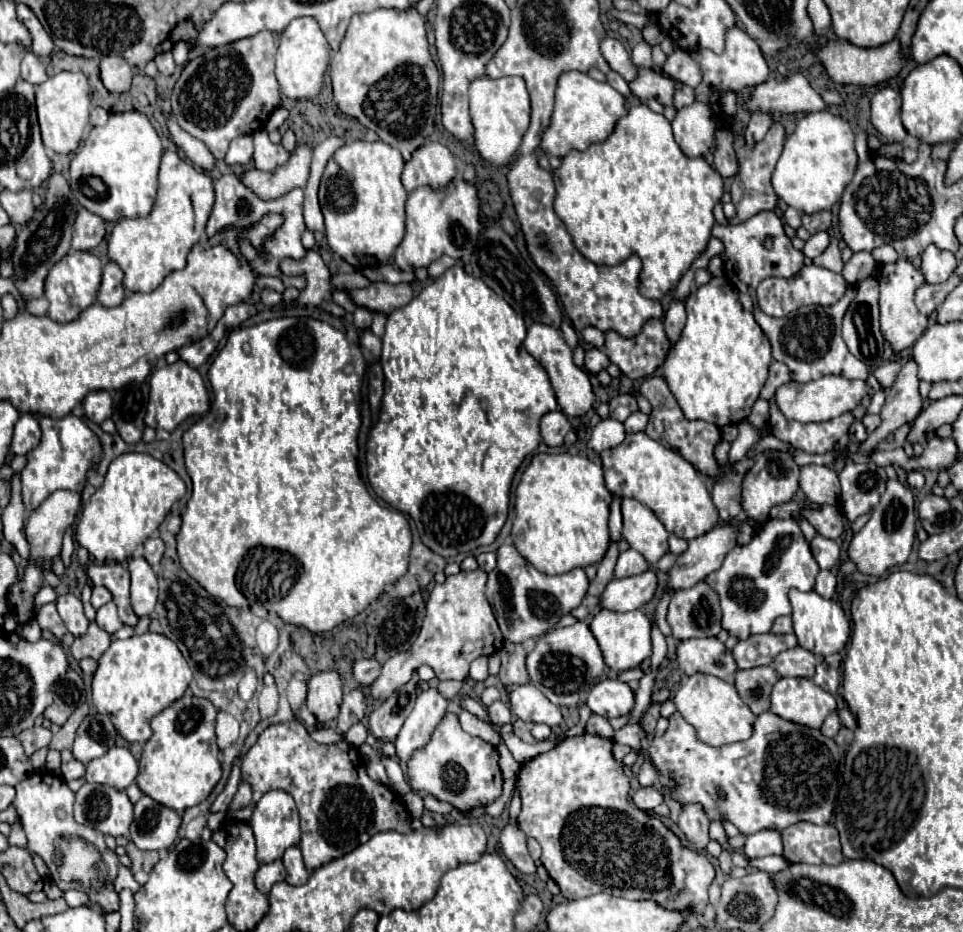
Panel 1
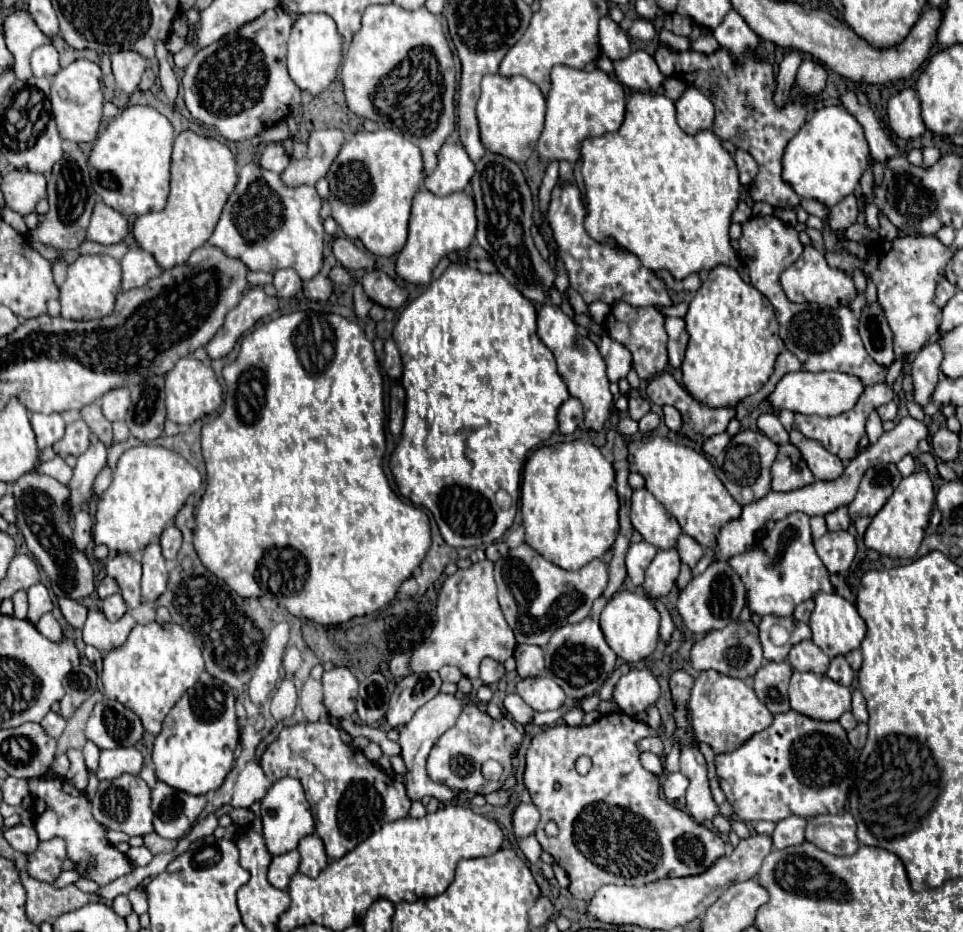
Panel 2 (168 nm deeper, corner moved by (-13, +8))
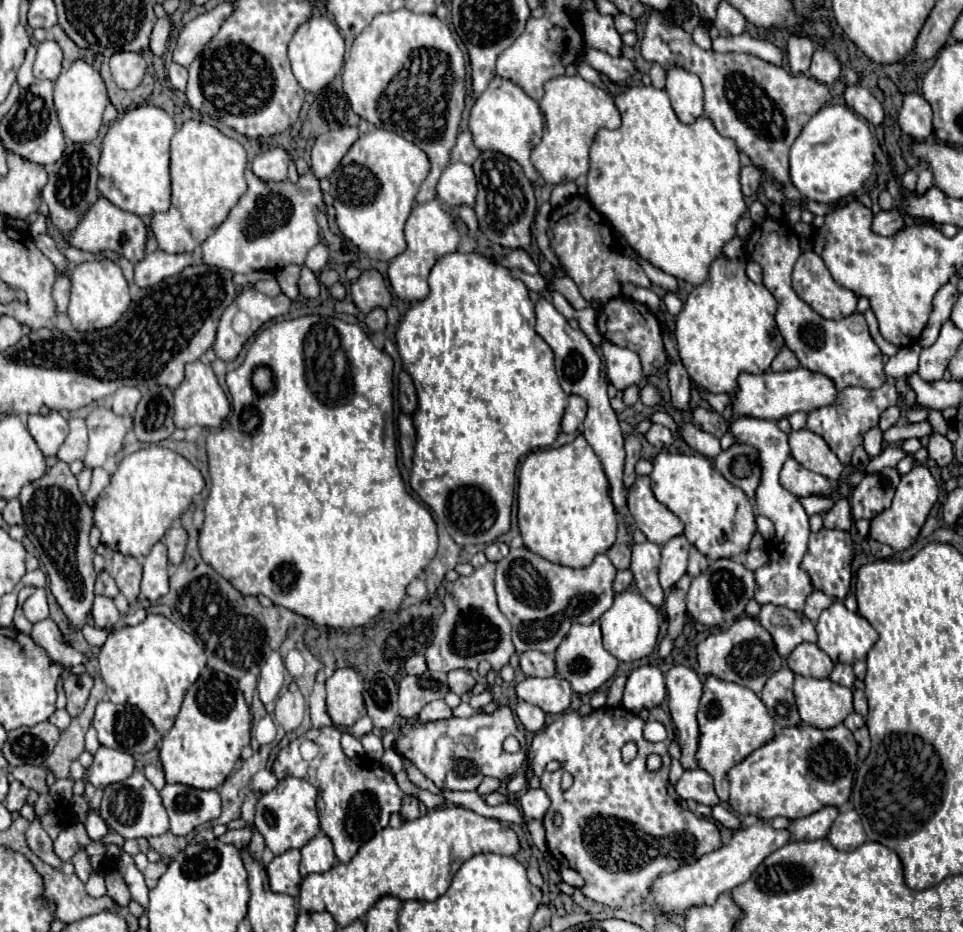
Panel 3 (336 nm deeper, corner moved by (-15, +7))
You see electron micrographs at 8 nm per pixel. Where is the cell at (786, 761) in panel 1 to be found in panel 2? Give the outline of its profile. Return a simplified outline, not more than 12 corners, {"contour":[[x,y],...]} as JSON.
{"contour":[[796,711],[716,755],[740,821],[840,813],[838,721]]}

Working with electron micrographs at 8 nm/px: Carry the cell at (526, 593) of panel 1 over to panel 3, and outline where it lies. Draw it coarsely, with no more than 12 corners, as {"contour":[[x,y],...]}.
{"contour":[[528,548],[496,566],[516,650],[554,654],[612,606],[606,554],[574,570]]}

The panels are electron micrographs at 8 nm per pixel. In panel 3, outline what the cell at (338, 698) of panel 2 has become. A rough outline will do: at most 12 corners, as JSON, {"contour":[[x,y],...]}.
{"contour":[[352,668],[326,680],[326,708],[334,726],[362,718],[362,680]]}

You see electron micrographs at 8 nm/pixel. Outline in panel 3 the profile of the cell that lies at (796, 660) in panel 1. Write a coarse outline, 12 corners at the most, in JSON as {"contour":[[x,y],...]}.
{"contour":[[802,642],[786,662],[794,674],[828,678],[834,662]]}

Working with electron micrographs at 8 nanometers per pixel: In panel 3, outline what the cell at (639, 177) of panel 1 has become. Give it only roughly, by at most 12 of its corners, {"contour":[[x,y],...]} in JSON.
{"contour":[[616,96],[594,208],[698,286],[746,212],[734,140]]}

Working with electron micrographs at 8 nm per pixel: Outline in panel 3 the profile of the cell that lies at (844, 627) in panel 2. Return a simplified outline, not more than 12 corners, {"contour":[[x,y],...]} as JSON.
{"contour":[[834,600],[818,618],[832,662],[864,660],[878,640],[866,618]]}

